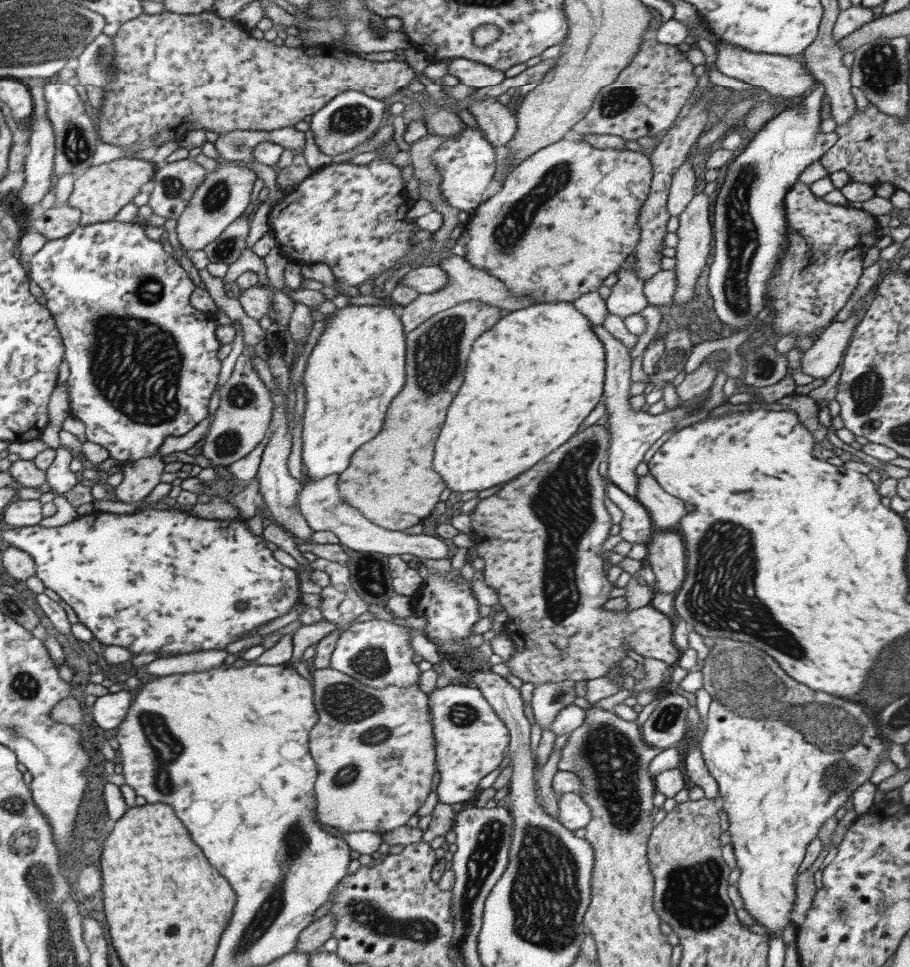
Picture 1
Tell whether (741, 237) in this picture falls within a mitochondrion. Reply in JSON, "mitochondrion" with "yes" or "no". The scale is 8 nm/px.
{"mitochondrion":"yes"}

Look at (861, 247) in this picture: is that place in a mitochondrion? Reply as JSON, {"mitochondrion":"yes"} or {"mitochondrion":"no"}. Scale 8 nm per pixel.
{"mitochondrion":"no"}

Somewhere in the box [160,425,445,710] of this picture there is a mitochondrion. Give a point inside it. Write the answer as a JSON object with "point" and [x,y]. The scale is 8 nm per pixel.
{"point":[371,575]}

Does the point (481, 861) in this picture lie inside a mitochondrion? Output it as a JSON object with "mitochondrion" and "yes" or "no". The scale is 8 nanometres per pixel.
{"mitochondrion":"yes"}

